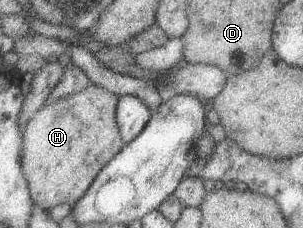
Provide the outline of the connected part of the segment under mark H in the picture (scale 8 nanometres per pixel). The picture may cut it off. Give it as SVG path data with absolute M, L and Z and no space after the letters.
M91 84L85 90L55 100L37 112L26 126L22 152L23 170L33 200L43 208L79 202L99 173L125 148L117 118L119 94Z

